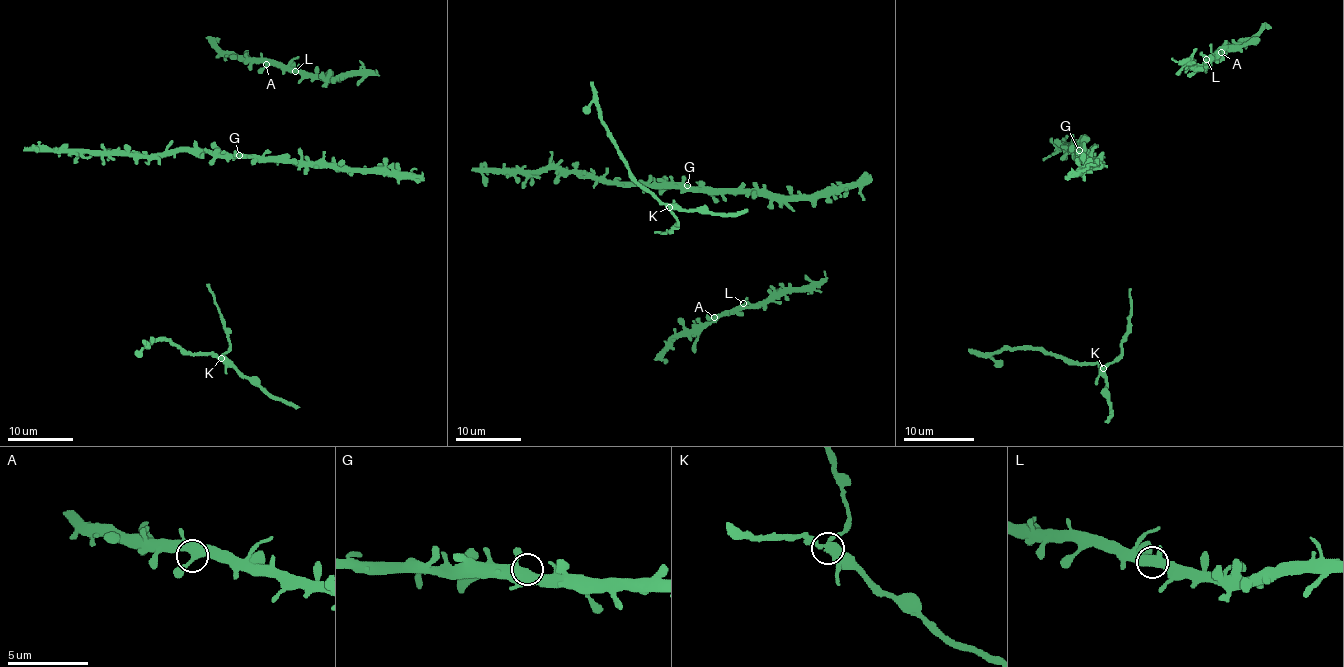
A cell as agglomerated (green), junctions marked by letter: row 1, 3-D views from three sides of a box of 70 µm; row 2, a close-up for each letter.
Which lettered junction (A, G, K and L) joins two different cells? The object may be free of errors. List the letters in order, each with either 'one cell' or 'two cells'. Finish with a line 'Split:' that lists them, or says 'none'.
A: one cell
G: one cell
K: two cells
L: one cell
Split: K

